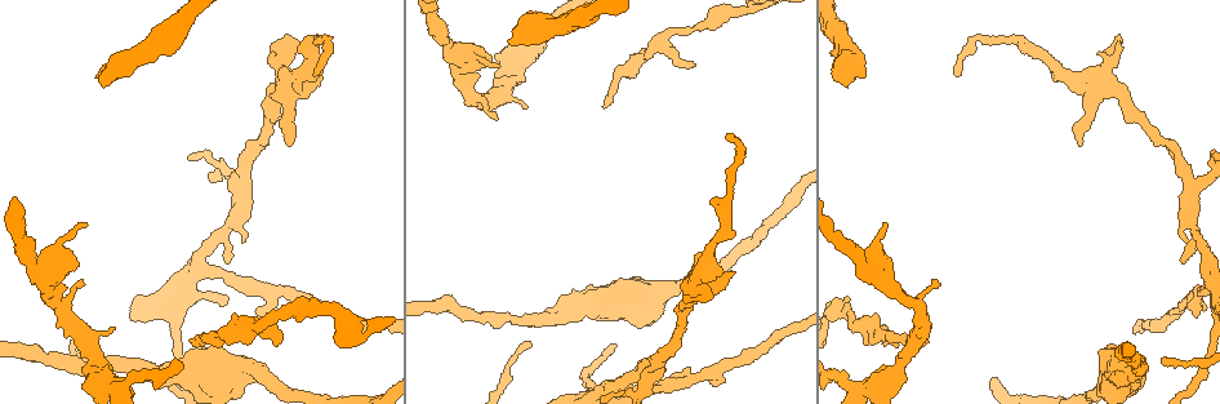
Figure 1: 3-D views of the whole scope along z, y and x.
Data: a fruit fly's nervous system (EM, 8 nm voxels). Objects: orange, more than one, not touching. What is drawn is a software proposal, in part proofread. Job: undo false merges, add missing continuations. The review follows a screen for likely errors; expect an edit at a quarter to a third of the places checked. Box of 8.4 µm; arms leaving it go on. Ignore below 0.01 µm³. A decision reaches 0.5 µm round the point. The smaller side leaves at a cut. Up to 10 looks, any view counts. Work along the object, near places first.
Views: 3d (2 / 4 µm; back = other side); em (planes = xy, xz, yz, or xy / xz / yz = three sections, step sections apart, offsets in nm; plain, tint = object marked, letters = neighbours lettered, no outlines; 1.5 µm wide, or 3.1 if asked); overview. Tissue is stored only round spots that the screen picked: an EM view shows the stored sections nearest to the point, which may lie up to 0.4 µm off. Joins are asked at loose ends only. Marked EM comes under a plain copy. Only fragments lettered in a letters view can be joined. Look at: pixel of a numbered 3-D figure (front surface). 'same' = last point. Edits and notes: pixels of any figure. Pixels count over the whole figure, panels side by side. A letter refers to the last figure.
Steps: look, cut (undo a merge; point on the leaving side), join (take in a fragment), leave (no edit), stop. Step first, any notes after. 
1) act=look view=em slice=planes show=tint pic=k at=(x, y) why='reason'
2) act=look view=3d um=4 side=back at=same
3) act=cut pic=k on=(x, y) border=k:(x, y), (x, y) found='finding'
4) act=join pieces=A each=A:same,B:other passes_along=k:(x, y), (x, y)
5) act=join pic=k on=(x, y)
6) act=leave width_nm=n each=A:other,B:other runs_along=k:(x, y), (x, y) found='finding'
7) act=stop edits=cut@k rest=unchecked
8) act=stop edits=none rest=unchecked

act=look view=3d um=2 side=back pic=1 at=(511, 39) why='an open end'

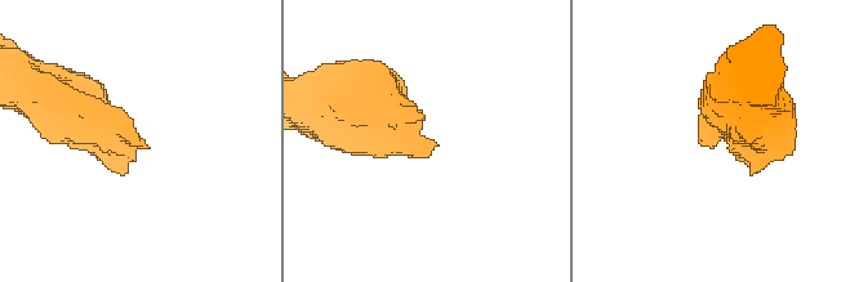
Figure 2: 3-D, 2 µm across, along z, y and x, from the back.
act=look view=em slice=yz step=4 show=tint pic=2 at=(713, 146) why='need the tissue'

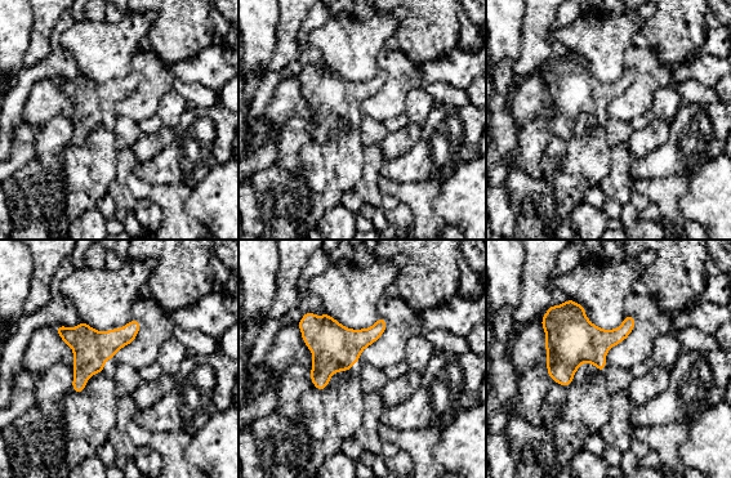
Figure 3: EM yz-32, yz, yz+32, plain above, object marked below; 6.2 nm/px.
act=look view=em slice=planes show=letters at=same

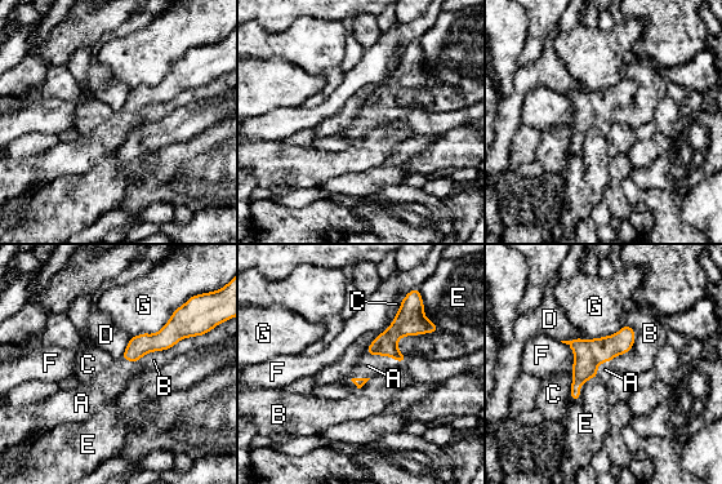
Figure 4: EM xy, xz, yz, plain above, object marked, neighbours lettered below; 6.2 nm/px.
act=join pieces=A each=A:same,B:other,C:other,D:other,E:other,F:other,G:other passes_along=4:(406, 322), (387, 356), (368, 365) found='it goes on there'

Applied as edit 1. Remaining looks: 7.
act=look view=overview why='redraw'

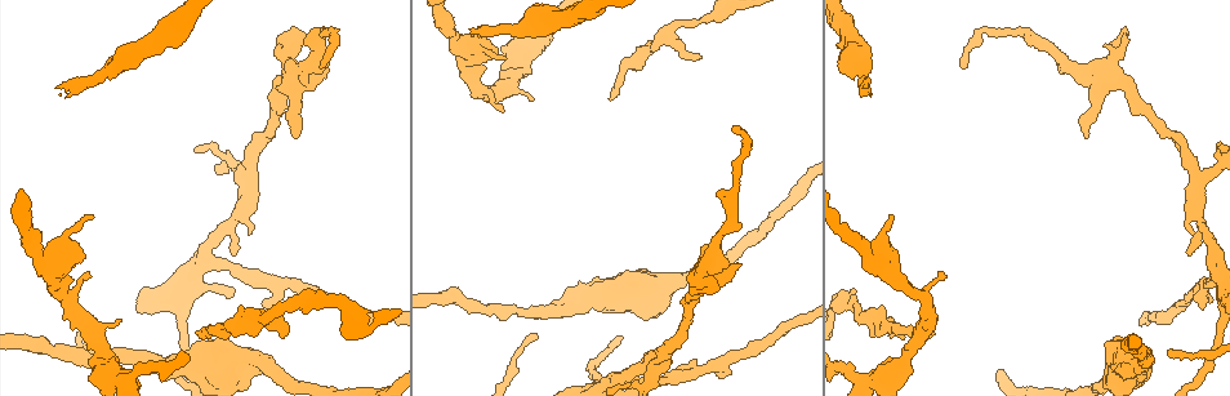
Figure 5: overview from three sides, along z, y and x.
act=look view=em slice=xz step=4 show=tint pic=5 at=(322, 67) why='an open end'

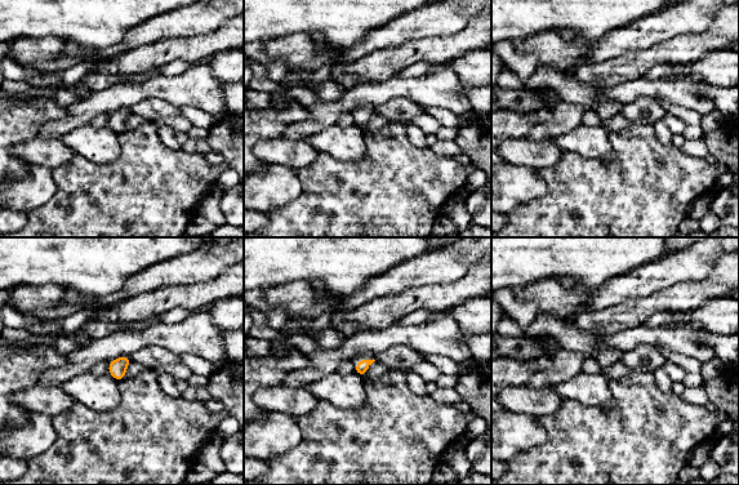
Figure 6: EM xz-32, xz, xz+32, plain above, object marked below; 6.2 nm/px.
act=look view=em slice=planes show=letters at=same why='cut it another way'

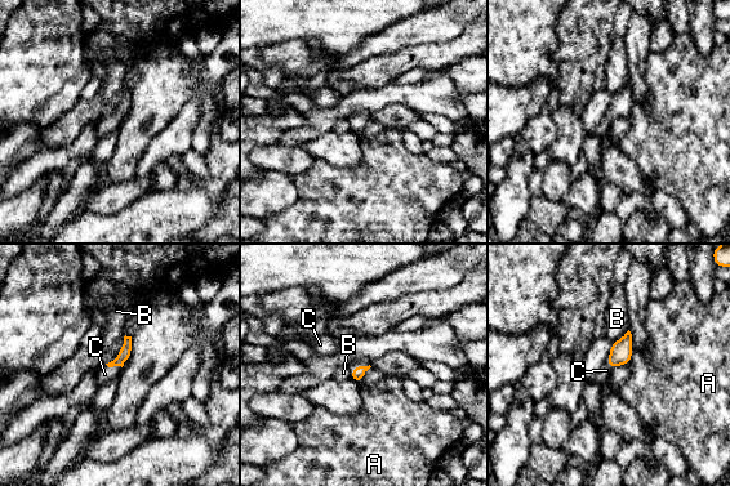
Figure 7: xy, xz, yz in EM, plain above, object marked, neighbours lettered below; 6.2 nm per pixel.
act=join pieces=C longest_contact=B:140nm each=A:other,B:other,C:same passes_along=7:(359, 371), (360, 365), (364, 362) found='it goes on there'

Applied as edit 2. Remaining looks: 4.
act=look view=3d um=2 side=back pic=5 at=(293, 136) why='branch stops here'

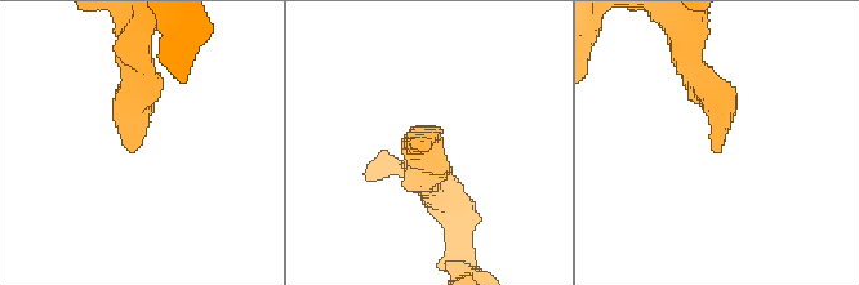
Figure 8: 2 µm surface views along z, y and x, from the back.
act=look view=em slice=planes show=letters pic=8 at=(137, 148) why='now the EM'

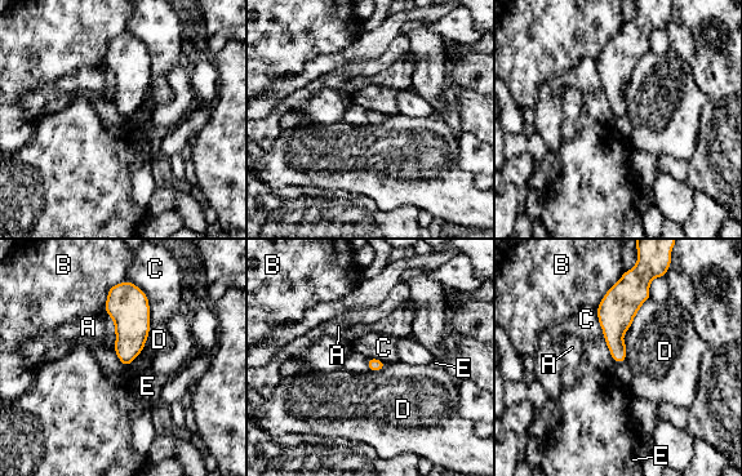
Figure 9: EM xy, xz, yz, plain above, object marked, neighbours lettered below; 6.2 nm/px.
act=leave each=A:other,B:other,C:other,D:other,E:other border=9:(595, 308), (603, 339), (614, 361) found='no lettered fragment goes on from it'

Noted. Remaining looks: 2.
act=stop edits=join@4,join@7 rest=unchecked

